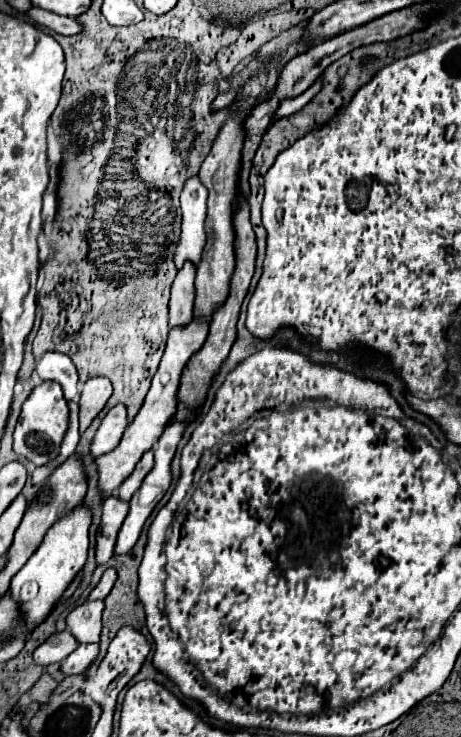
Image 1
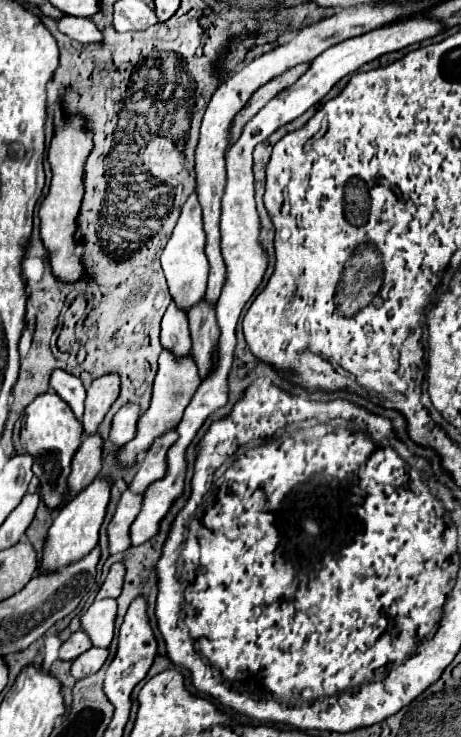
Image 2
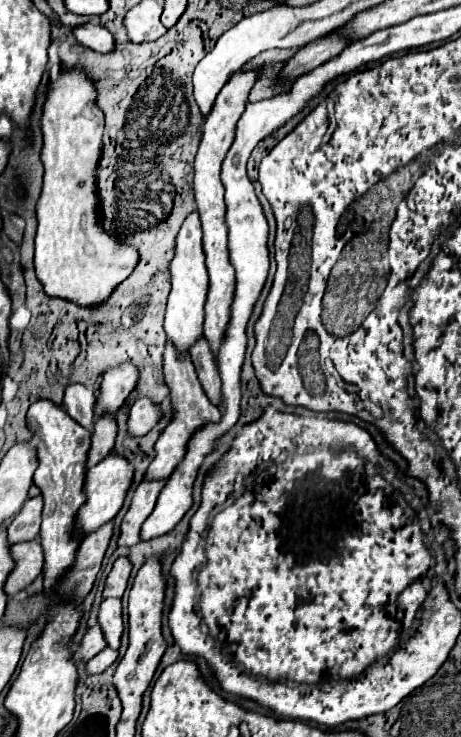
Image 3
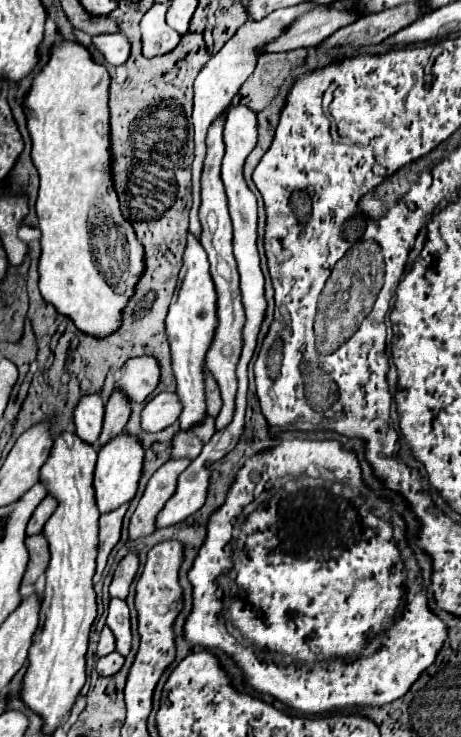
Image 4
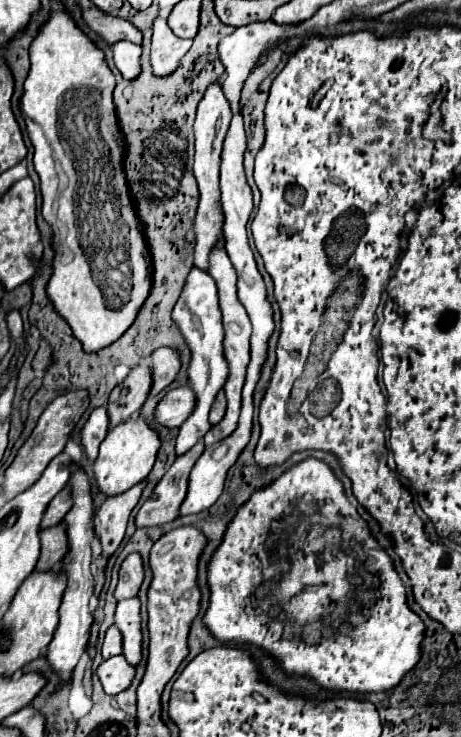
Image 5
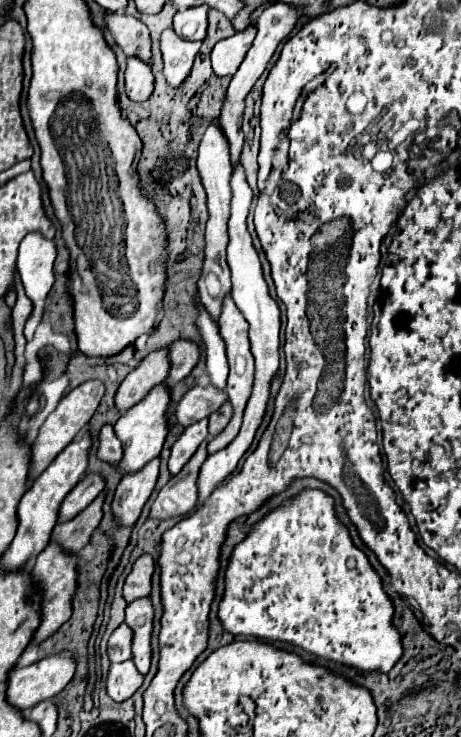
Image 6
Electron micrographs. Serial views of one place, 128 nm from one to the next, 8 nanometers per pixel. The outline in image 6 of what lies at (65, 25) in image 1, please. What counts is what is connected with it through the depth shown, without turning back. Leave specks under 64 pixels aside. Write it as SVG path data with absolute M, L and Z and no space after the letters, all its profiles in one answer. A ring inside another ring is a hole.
M132 56L126 58L126 92L130 96L130 100L146 100L152 94L152 84L154 84L154 76L148 64L144 64L142 60L136 60Z

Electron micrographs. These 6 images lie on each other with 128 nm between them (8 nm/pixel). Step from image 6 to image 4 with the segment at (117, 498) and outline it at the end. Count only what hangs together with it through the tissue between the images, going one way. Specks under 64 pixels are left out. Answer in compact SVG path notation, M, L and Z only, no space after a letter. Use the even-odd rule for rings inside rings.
M128 504L108 512L108 514L102 514L100 516L100 530L98 530L98 558L96 558L96 580L100 578L104 566L106 566L106 560L108 560L108 554L112 552L112 548L116 546L116 542L120 540L120 528L122 528L122 518L128 510Z

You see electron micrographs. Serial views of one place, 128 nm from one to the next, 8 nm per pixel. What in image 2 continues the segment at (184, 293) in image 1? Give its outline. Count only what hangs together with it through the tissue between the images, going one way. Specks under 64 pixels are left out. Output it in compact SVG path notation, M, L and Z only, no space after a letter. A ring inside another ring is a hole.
M172 300L162 318L162 346L172 350L176 356L186 356L190 352L190 330L188 314Z

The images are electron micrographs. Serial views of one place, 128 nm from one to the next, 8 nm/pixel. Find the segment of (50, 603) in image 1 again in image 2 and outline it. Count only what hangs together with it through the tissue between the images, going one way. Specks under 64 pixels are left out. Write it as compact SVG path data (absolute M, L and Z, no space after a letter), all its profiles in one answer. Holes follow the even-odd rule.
M96 478L88 488L84 488L70 504L66 504L54 518L52 526L48 528L44 548L42 548L42 562L38 574L52 574L60 566L72 564L82 560L92 548L98 544L98 530L106 514L106 506L110 502L110 484L104 478Z

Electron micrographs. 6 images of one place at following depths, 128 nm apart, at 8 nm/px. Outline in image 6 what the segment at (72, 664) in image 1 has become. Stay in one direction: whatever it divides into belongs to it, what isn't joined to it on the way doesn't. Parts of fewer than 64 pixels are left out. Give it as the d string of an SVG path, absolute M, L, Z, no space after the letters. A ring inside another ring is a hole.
M126 660L120 664L110 664L106 692L114 702L124 702L142 686L142 680L144 680L144 676L136 670L132 660Z

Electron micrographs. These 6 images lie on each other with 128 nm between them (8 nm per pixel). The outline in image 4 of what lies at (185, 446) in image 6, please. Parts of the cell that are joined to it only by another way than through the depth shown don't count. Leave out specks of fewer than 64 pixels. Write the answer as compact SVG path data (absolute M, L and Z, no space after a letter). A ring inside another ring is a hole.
M188 232L188 242L182 260L184 262L178 274L180 282L172 296L170 310L166 316L166 336L170 342L172 370L176 376L176 394L182 404L182 414L178 418L180 428L190 428L198 424L206 414L202 372L204 372L204 356L216 328L216 290L208 272L208 258L204 254L204 248L192 232Z

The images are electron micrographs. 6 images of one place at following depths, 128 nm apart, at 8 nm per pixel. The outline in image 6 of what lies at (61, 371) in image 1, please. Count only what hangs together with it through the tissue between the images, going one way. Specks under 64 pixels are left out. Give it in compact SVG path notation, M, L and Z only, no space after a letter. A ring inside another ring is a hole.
M104 424L98 432L98 452L96 452L98 460L116 464L122 458L122 446L120 440L116 438L112 424Z

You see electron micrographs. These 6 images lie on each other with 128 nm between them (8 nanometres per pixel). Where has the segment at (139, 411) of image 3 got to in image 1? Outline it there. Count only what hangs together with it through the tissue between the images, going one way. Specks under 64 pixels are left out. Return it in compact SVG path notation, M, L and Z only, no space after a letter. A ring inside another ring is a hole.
M116 404L108 410L108 414L102 418L92 444L90 444L90 456L98 458L110 450L114 450L122 438L122 432L126 430L126 406Z

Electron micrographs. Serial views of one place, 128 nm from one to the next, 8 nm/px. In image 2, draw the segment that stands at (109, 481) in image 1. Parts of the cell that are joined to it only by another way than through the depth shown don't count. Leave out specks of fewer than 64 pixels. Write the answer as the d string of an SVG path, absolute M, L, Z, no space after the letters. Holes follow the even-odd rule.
M162 350L160 358L158 358L158 374L156 374L156 380L154 380L150 408L140 416L134 440L130 440L128 444L124 444L120 450L114 452L114 458L116 458L120 468L124 468L124 470L132 468L136 464L138 456L144 454L152 446L152 440L156 440L156 436L162 436L168 428L176 428L178 426L178 422L180 422L180 418L184 414L184 408L188 406L188 402L194 396L194 392L200 386L200 382L202 380L198 376L196 362L192 360L190 354L184 356L184 360L176 360L172 356L172 352L164 352Z

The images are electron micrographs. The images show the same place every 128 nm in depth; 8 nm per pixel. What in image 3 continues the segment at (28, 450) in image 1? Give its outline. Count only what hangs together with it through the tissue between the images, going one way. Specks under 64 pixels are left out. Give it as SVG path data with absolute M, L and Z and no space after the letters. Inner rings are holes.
M38 400L30 406L30 416L40 424L40 440L36 444L40 466L34 474L34 484L40 488L44 498L40 540L44 548L44 588L50 590L52 584L70 568L78 548L78 540L72 540L72 516L84 504L84 476L86 476L86 452L90 448L90 432L76 424L62 406L52 404L52 400Z

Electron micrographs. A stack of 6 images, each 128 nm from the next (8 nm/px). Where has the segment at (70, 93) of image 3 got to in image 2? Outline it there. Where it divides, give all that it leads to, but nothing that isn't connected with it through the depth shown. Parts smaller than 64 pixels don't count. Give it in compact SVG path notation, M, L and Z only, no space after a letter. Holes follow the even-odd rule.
M68 116L68 120L56 130L50 150L48 150L48 162L52 166L52 184L48 196L40 204L40 236L50 252L50 264L52 272L60 280L76 282L84 276L82 262L80 262L80 250L76 250L78 242L74 240L76 232L76 216L80 210L80 200L84 194L82 176L84 176L84 160L88 152L92 150L92 136L84 130L84 120L80 116Z

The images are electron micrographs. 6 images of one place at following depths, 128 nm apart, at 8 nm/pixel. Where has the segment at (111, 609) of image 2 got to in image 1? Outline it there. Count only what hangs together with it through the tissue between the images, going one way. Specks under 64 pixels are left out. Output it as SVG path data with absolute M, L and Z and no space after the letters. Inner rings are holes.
M94 600L94 602L84 602L76 606L74 610L70 610L70 614L66 616L66 626L72 632L72 636L76 636L78 642L98 642L100 640L102 608L104 608L104 602Z

